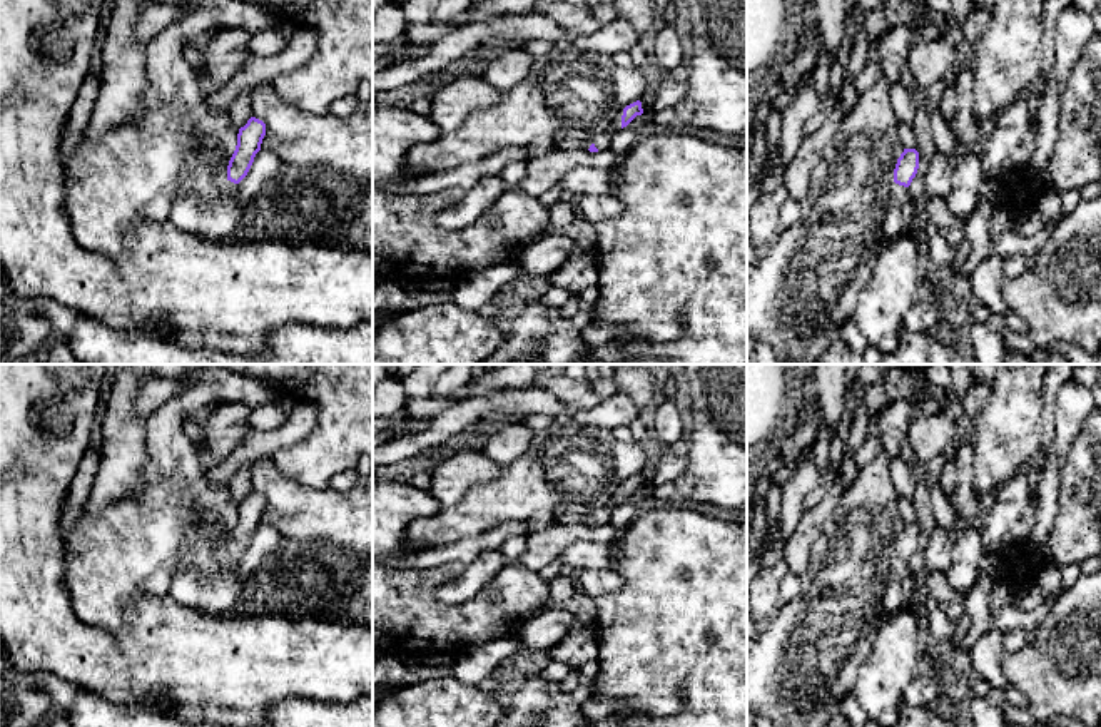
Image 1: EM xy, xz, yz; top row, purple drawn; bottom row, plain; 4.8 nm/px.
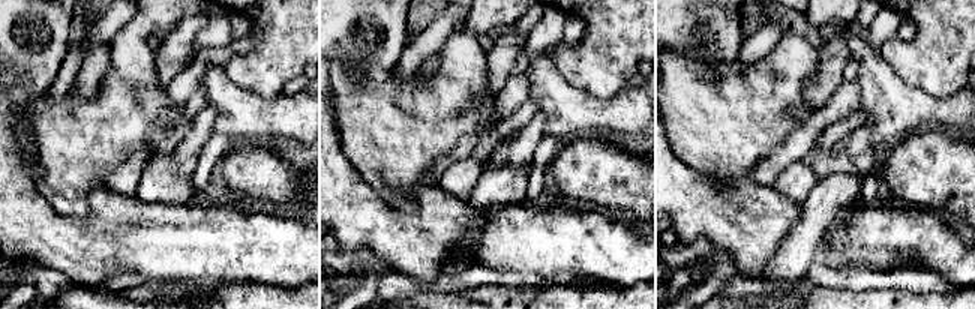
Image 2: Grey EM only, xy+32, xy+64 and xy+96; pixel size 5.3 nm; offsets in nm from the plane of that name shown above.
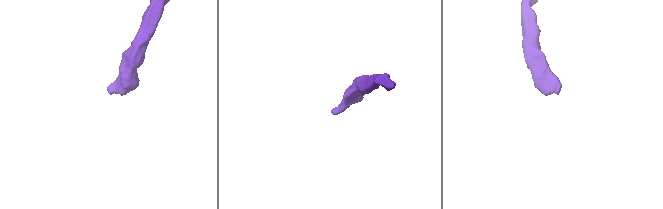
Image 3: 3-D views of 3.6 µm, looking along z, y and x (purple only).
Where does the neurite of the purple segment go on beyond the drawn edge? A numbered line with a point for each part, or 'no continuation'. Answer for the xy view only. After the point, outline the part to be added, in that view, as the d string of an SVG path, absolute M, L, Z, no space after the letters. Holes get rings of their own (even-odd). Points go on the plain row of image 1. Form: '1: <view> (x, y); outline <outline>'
1: xy (189, 589); outline M227 555L211 582L192 563L177 568L169 597L187 608L227 615L234 612L244 588L237 580L237 558Z

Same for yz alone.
1: yz (903, 587); outline M892 557L890 572L887 577L884 607L887 615L901 610L911 610L916 605L916 597L922 592L921 578L916 578L907 562Z

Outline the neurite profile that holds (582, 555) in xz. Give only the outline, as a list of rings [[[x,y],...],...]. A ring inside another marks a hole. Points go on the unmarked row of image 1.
[[[575,541],[556,558],[561,567],[586,568],[613,568],[620,560],[616,543],[601,541]]]

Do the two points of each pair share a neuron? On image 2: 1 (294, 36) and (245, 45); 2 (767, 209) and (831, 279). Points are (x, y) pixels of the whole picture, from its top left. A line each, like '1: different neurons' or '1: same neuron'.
1: different neurons
2: different neurons

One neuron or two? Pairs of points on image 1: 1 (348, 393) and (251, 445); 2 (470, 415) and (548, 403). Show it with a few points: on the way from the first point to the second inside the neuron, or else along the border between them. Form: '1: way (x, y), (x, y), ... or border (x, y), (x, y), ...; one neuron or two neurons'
1: border (288, 393), (318, 411), (314, 428), (294, 443); two neurons
2: way (490, 405), (528, 403); one neuron

